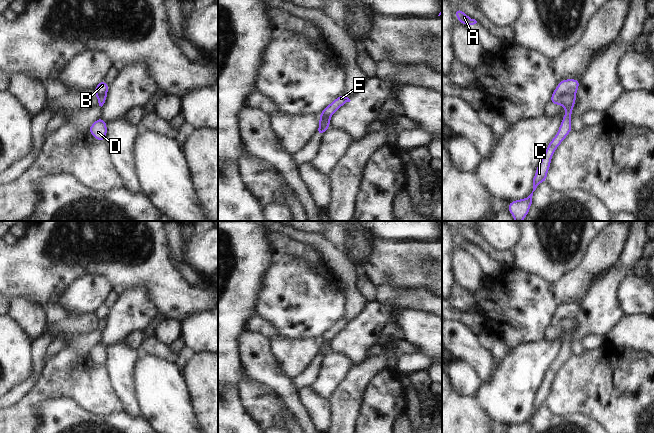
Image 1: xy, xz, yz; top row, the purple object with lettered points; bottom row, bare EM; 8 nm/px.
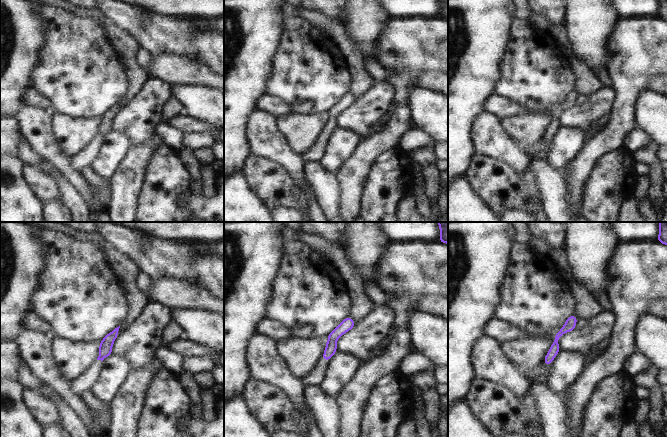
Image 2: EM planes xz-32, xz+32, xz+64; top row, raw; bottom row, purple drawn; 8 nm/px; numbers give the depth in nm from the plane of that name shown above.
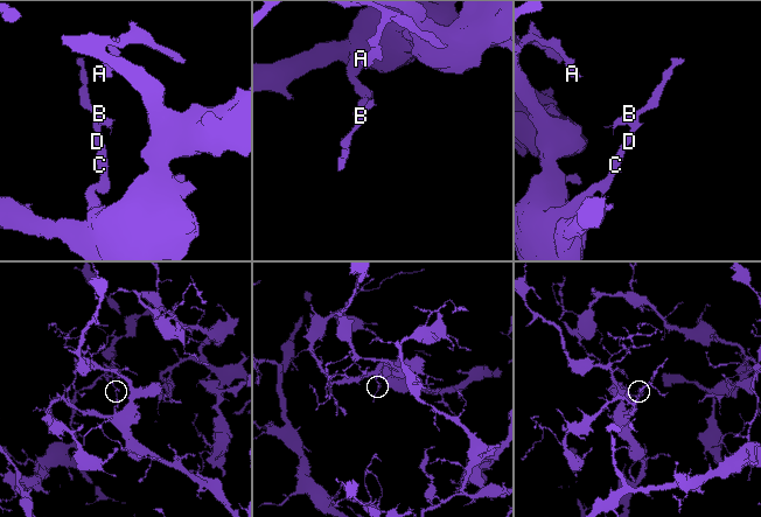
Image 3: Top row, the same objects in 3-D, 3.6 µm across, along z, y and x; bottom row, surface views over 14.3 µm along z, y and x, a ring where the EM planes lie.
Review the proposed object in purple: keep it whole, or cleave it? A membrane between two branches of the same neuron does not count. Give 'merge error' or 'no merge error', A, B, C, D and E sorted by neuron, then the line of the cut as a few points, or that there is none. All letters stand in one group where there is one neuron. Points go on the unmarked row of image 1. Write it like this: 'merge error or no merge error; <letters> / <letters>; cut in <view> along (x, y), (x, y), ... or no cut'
merge error; A C D / B E; cut in yz along (574, 318), (564, 318), (560, 323), (560, 327)

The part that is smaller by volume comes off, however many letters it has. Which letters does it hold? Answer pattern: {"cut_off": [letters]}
{"cut_off": ["B", "E"]}

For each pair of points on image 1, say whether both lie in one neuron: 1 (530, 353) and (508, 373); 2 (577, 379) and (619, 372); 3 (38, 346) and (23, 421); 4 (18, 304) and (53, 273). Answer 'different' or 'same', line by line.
1: same
2: same
3: different
4: different

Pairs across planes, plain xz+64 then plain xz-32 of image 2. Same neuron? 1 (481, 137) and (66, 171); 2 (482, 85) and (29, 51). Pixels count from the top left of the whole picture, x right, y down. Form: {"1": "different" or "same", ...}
{"1": "same", "2": "same"}

